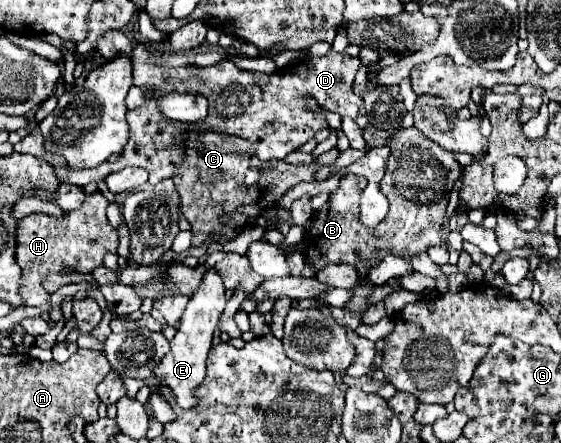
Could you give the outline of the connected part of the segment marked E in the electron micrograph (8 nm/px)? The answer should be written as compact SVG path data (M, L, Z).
M214 271L206 273L200 289L190 297L186 311L182 313L182 325L176 331L174 339L170 341L170 353L154 369L154 377L172 391L172 397L180 409L192 409L200 401L196 397L196 389L202 385L202 381L206 377L206 357L212 347L212 339L214 339L214 331L218 327L220 315L226 307L224 293L226 293L226 289L222 285L220 275Z

